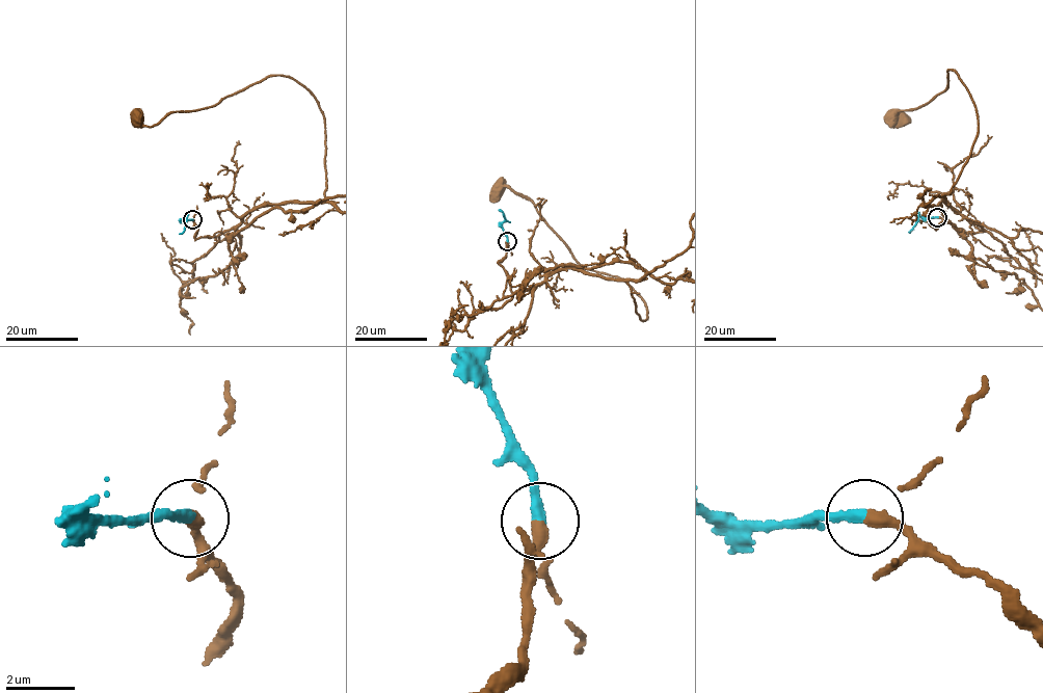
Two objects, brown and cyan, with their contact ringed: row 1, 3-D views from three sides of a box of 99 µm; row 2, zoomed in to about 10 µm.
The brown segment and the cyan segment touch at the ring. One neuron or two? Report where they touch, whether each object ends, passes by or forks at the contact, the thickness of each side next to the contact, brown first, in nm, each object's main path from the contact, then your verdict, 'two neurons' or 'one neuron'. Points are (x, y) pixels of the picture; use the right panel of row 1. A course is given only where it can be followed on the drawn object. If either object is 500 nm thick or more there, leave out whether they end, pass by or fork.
(937, 217) | brown passes by | cyan ends | 280/320 nm | brown via (937, 217), (984, 230), (939, 195), (977, 109), (951, 70), (900, 118) | cyan via (937, 217), (918, 216), (909, 232) | one neuron

